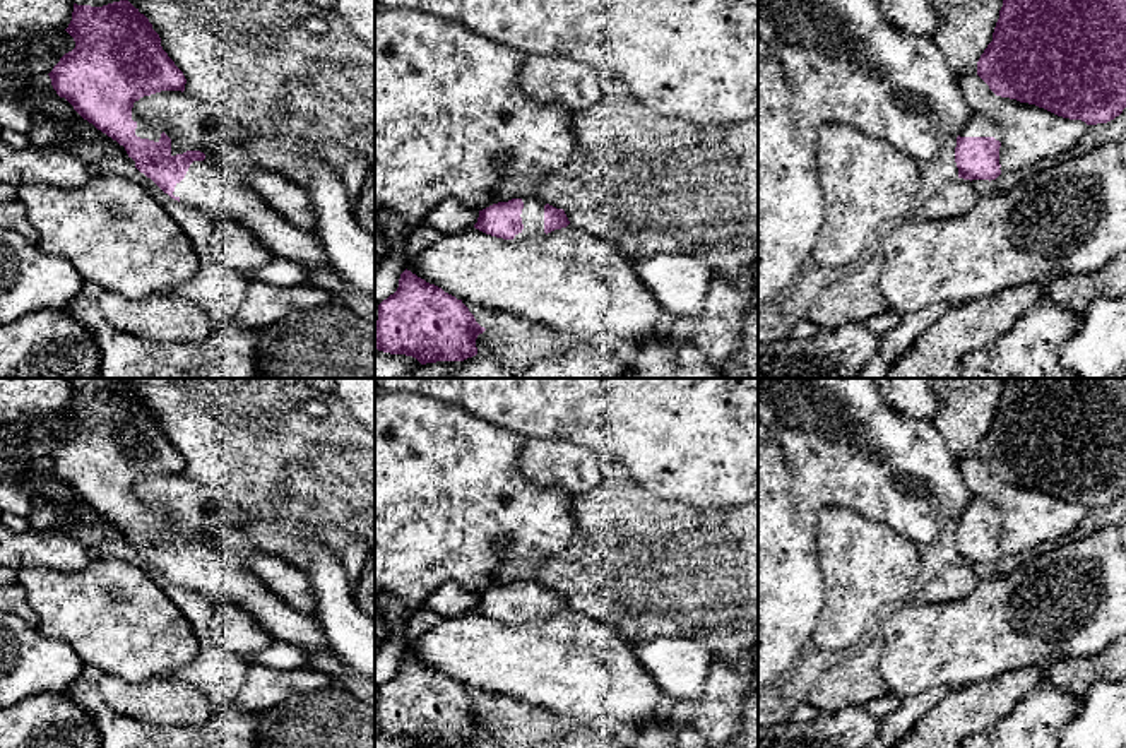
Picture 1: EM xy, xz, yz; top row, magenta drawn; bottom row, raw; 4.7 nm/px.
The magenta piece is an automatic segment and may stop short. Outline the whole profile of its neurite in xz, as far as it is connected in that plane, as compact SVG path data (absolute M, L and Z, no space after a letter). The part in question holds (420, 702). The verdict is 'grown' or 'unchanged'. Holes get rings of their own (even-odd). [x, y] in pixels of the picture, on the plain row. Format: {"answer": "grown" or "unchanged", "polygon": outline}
{"answer": "unchanged", "polygon": "M406 652L400 657L397 674L378 688L375 733L412 739L421 748L464 745L477 738L476 722L484 714L462 683L457 683Z"}

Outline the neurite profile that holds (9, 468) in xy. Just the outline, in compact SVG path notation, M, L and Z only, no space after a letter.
M0 455L0 478L21 478L26 472L38 472L43 476L55 476L50 459L21 460Z

